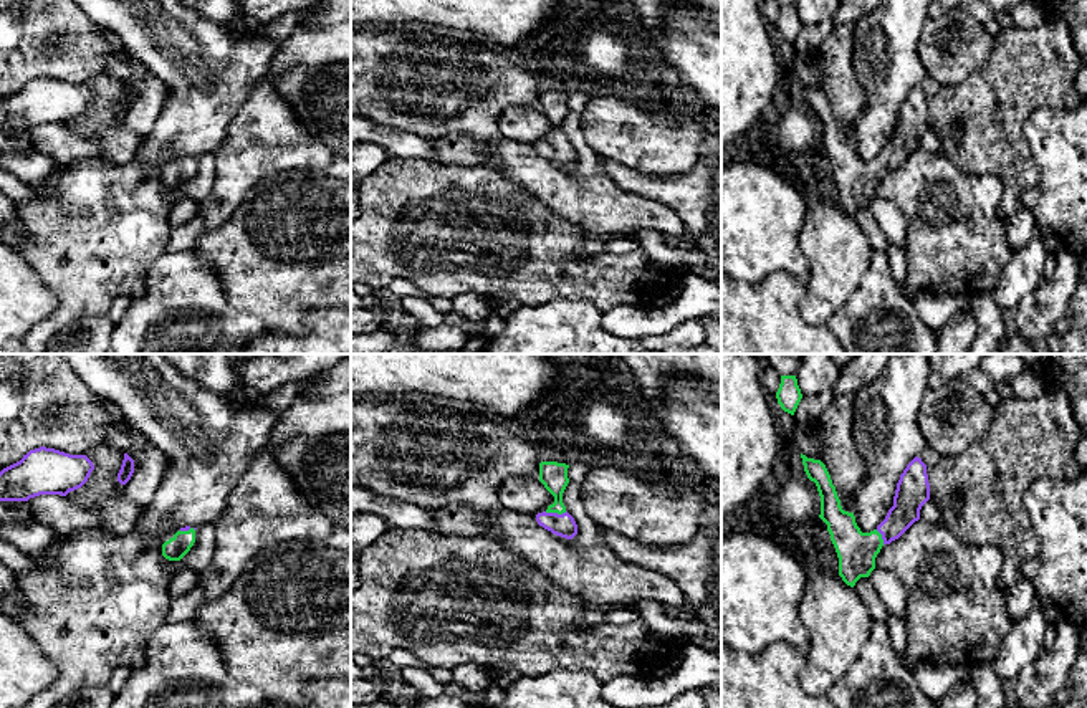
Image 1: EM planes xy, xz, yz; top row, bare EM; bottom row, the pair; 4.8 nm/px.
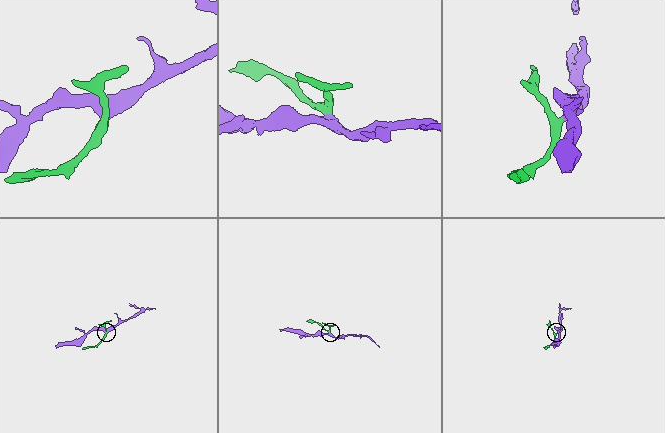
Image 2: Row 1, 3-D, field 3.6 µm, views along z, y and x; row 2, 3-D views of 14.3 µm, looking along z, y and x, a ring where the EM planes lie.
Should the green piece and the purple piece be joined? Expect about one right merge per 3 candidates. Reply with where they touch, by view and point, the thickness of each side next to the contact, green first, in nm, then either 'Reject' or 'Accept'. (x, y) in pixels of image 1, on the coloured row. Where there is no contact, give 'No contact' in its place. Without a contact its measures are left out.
Touches green at xz (556, 511). Thickness 140 nm (green) against 110 nm. Accept

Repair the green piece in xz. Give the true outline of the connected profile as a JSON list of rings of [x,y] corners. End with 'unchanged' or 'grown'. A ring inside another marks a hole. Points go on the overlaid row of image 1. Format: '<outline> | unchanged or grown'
[[[558,462],[539,463],[539,481],[554,496],[554,503],[538,513],[536,521],[553,534],[572,539],[577,534],[577,524],[563,503],[563,493],[569,483],[567,468],[569,465]]] | grown

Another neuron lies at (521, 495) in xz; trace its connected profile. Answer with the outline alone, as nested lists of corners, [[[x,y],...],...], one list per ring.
[[[506,478],[498,488],[498,496],[501,508],[526,514],[543,513],[554,503],[544,485],[529,478]]]

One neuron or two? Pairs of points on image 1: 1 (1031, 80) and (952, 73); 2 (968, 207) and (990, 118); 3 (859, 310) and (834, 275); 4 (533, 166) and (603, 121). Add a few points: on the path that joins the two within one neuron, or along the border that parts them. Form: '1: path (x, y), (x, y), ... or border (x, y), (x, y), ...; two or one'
1: border (993, 45), (988, 58), (962, 81), (942, 86); two
2: border (943, 153), (968, 174), (995, 174), (1000, 205); two
3: border (869, 262), (859, 287), (824, 323); two
4: border (578, 114), (584, 141), (601, 157); two

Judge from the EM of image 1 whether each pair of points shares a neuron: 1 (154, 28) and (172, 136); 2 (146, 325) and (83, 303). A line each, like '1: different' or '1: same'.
1: same
2: different

